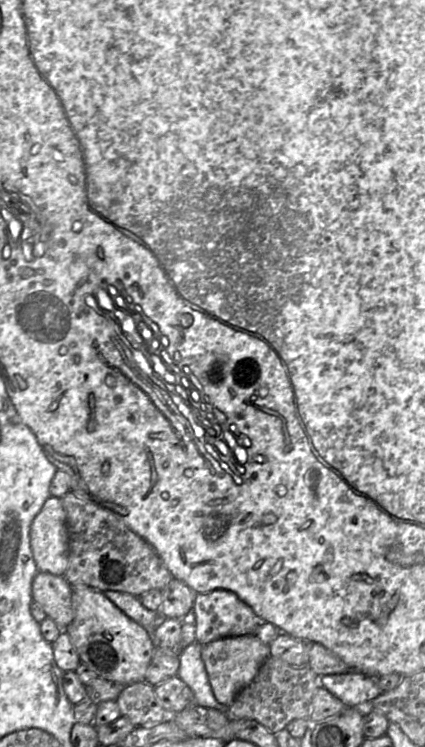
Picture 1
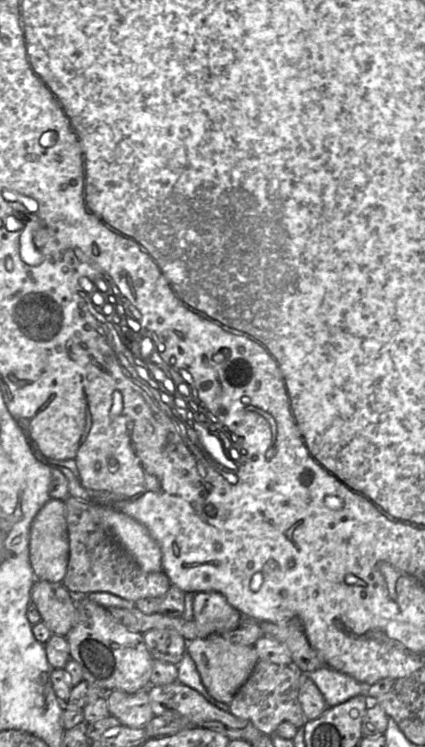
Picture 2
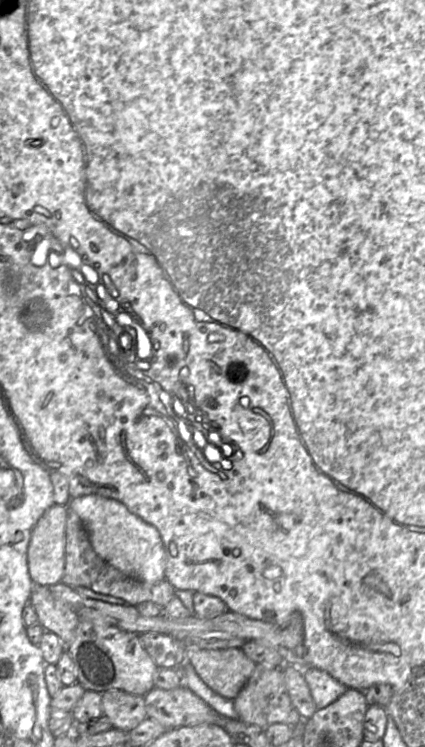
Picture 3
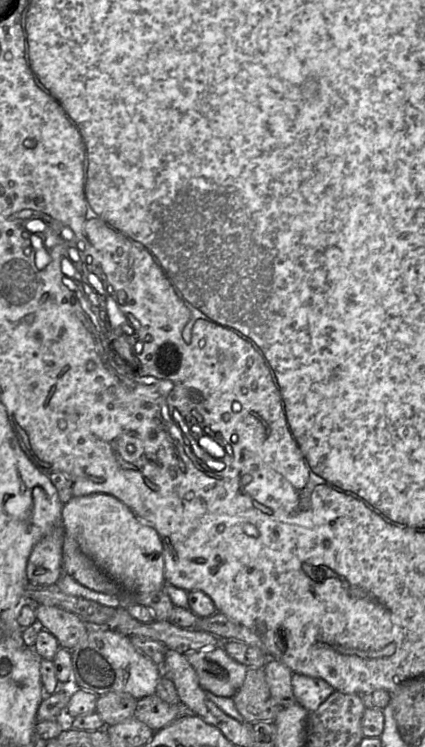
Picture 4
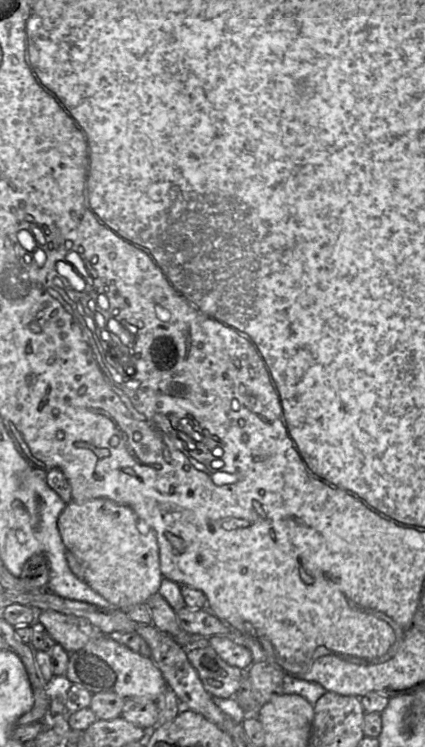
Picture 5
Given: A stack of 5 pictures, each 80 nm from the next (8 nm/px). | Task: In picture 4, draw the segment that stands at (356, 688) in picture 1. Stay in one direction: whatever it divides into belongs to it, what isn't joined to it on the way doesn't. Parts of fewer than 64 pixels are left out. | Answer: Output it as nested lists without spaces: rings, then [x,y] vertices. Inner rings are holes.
[[[293,673],[291,678],[293,694],[297,702],[309,713],[318,707],[336,690],[321,678]]]

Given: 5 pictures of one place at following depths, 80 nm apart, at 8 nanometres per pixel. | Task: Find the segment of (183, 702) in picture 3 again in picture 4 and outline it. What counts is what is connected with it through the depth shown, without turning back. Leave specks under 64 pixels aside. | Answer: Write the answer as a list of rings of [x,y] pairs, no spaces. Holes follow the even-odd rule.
[[[154,694],[137,700],[134,718],[153,731],[159,731],[177,719],[192,714],[181,701],[177,704],[169,704]]]

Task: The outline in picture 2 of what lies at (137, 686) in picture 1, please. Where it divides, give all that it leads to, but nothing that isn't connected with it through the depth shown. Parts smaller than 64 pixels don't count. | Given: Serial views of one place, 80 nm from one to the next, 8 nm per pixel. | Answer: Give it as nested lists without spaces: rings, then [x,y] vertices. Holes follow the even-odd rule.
[[[148,688],[133,694],[111,691],[105,699],[110,715],[117,718],[122,726],[144,728],[155,717],[149,702]]]

